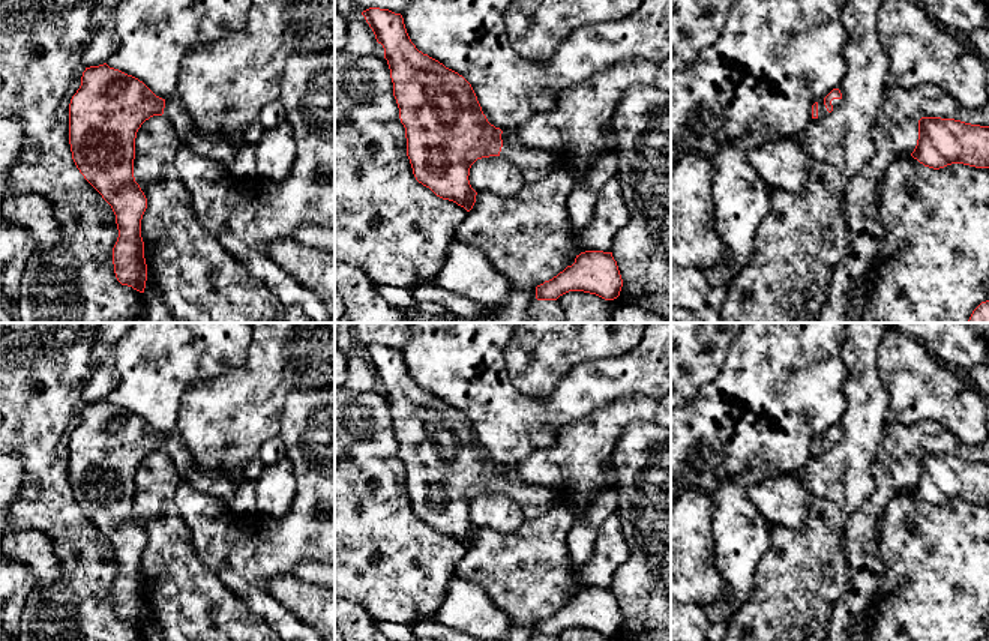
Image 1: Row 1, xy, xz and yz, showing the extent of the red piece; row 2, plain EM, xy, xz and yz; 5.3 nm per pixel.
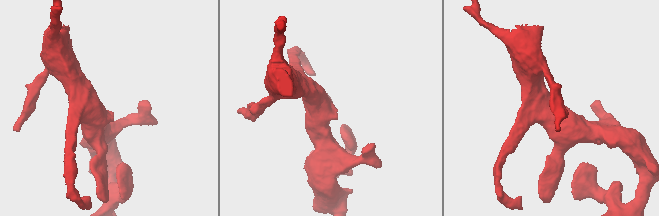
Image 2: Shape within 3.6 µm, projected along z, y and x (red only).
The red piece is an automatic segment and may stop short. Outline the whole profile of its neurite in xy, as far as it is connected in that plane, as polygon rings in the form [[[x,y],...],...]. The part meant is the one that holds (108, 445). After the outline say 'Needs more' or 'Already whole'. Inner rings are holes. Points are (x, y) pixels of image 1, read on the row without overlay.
[[[107,399],[86,404],[69,440],[72,495],[116,551],[116,614],[140,629],[144,629],[147,617],[141,573],[147,534],[134,513],[135,474],[146,456],[162,450],[173,458],[180,477],[195,489],[227,504],[233,500],[236,485],[218,474],[200,471],[177,429],[162,435],[138,414]]]. Needs more

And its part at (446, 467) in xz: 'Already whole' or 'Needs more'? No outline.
Needs more

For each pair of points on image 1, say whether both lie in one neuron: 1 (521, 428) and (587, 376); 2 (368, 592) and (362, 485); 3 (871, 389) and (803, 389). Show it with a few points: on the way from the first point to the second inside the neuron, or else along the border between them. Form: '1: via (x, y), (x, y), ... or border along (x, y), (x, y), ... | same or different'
1: via (538, 422), (571, 392) | same
2: via (368, 565), (368, 547), (362, 541), (362, 512) | same
3: border along (842, 355), (848, 371), (847, 410), (838, 424) | different

